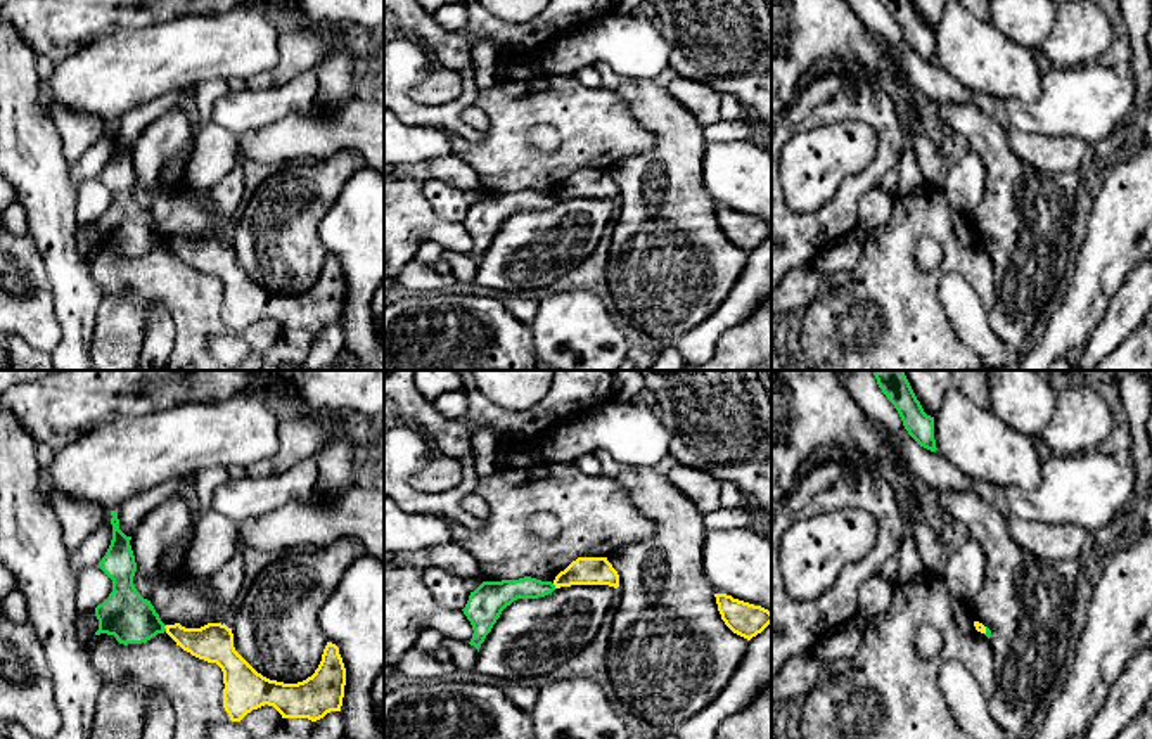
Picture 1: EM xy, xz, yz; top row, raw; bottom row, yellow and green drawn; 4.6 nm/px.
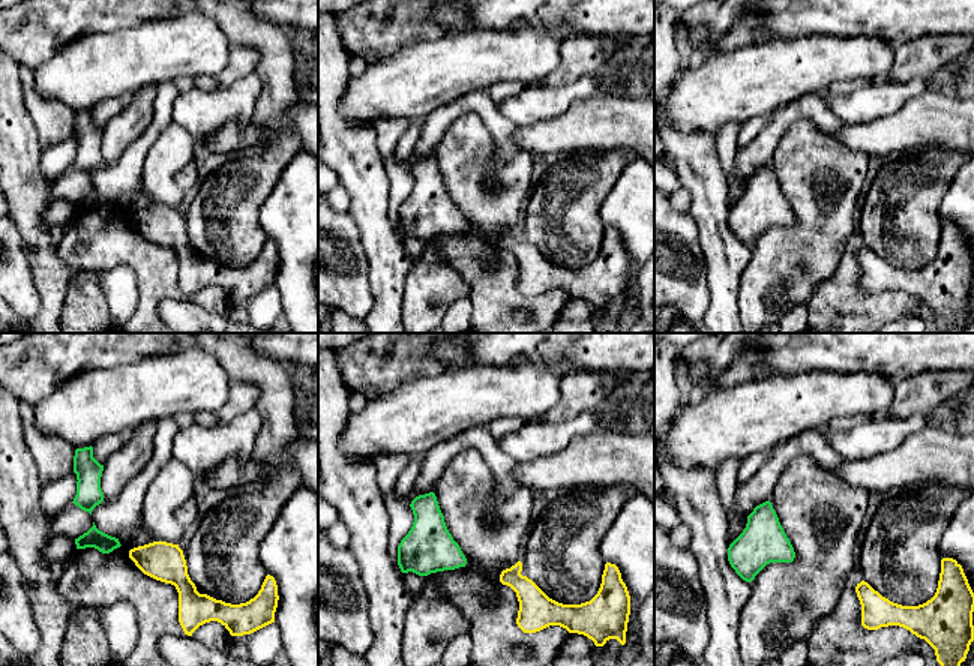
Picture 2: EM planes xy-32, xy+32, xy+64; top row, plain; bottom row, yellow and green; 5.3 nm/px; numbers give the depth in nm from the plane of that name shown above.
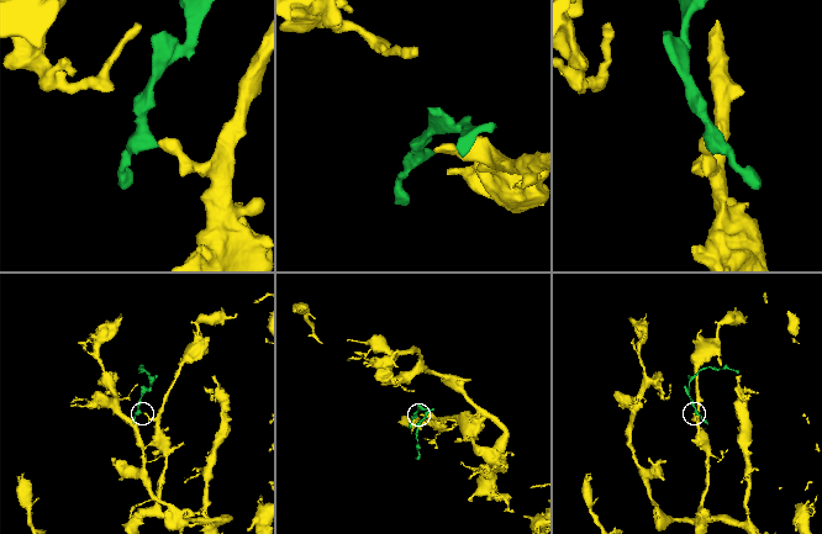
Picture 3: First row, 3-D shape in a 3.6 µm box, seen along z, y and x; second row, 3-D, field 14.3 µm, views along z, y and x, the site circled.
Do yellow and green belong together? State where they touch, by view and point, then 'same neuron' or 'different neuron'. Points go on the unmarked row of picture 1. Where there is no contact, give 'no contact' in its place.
contact xy (165, 239); different neuron

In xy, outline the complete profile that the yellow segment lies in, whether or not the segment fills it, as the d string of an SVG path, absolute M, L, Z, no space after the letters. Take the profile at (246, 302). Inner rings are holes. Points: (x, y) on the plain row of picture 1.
M208 235L185 241L166 237L166 246L192 268L216 275L223 284L223 320L232 334L265 317L273 318L282 331L308 331L317 334L330 324L341 324L346 280L339 260L327 254L315 286L298 296L270 292L258 286L234 260L234 246L225 235Z

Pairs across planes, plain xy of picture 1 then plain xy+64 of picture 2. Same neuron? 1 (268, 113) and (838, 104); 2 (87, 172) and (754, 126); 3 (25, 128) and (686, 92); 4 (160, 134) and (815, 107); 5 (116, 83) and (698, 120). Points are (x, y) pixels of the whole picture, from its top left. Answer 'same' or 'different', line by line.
1: same
2: same
3: different
4: different
5: same

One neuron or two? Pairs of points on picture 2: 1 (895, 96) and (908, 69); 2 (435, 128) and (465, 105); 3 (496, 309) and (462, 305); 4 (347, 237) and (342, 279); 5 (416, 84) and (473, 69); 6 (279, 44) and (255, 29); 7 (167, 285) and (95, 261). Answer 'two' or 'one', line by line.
1: two
2: one
3: two
4: one
5: one
6: one
7: one

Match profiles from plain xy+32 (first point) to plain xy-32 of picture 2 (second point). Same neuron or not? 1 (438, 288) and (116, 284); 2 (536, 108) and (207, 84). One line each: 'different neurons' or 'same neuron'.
1: different neurons
2: different neurons

